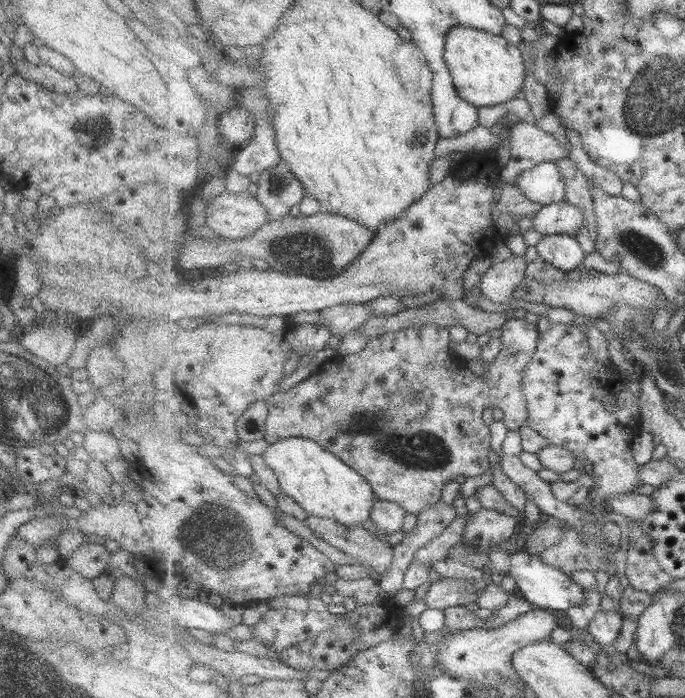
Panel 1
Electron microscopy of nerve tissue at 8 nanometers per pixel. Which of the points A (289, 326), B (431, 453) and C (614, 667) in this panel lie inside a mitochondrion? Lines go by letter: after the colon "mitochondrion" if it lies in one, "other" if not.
A: other
B: mitochondrion
C: mitochondrion

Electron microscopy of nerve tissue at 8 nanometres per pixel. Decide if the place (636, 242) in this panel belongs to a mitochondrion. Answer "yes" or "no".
yes

